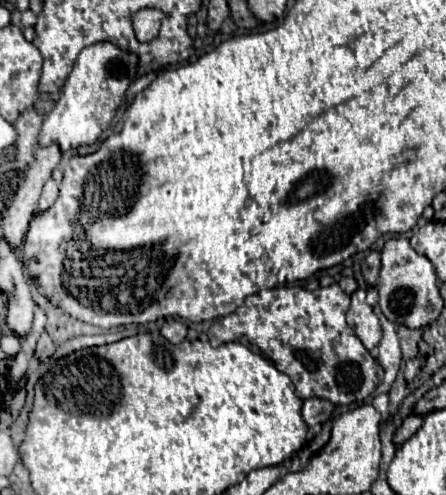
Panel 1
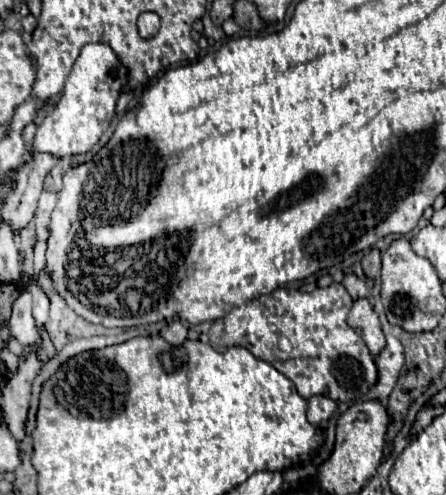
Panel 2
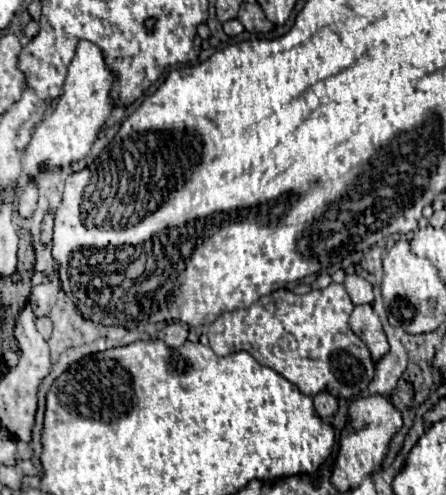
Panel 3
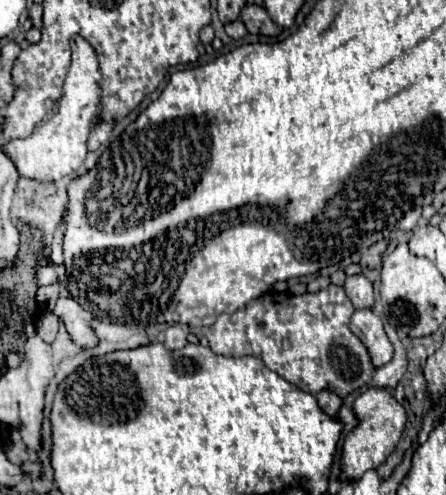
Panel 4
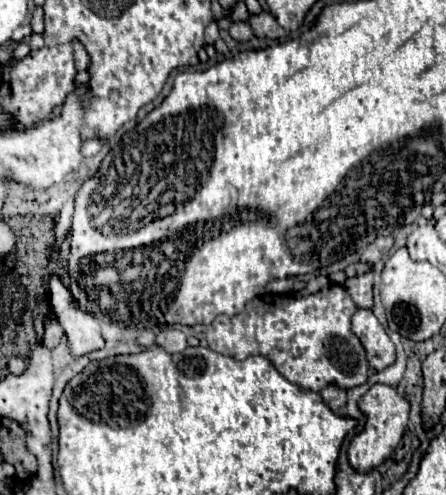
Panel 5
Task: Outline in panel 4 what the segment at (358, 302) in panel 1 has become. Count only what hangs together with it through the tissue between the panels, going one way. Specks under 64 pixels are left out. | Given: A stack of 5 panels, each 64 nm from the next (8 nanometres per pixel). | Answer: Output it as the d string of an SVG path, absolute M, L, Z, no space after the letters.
M362 308L362 310L356 310L352 314L350 330L364 342L364 346L370 352L372 364L376 368L380 368L392 360L394 348L384 332L382 320L370 308Z

